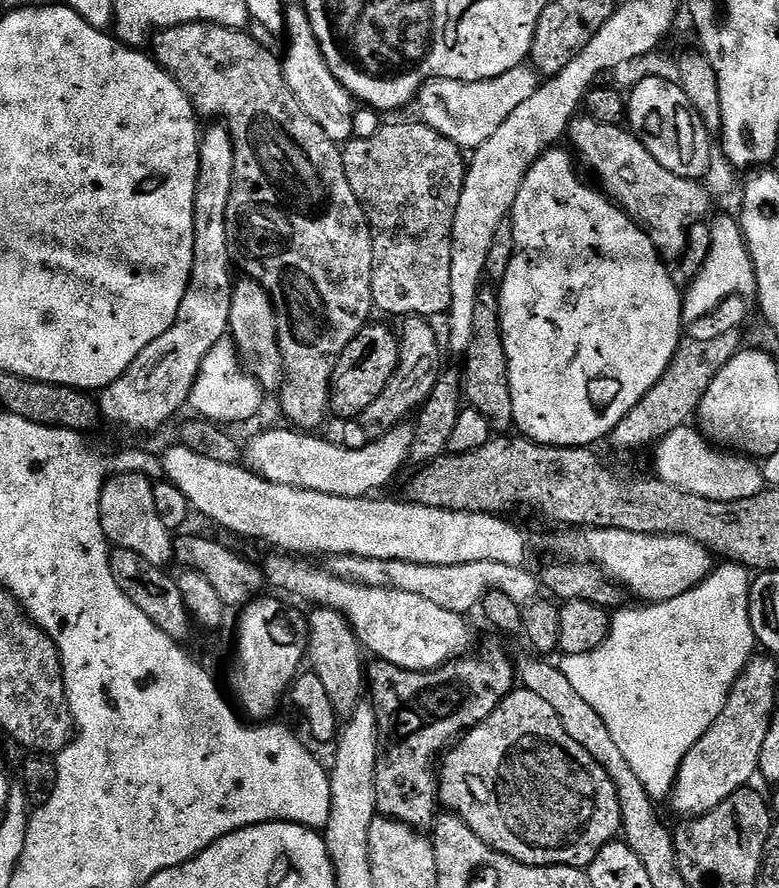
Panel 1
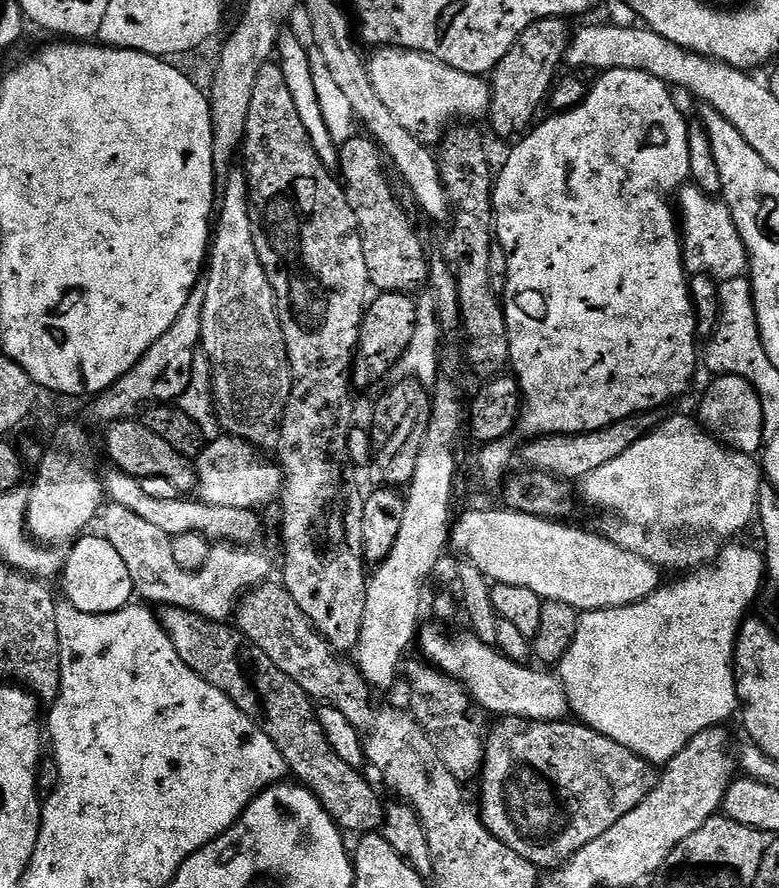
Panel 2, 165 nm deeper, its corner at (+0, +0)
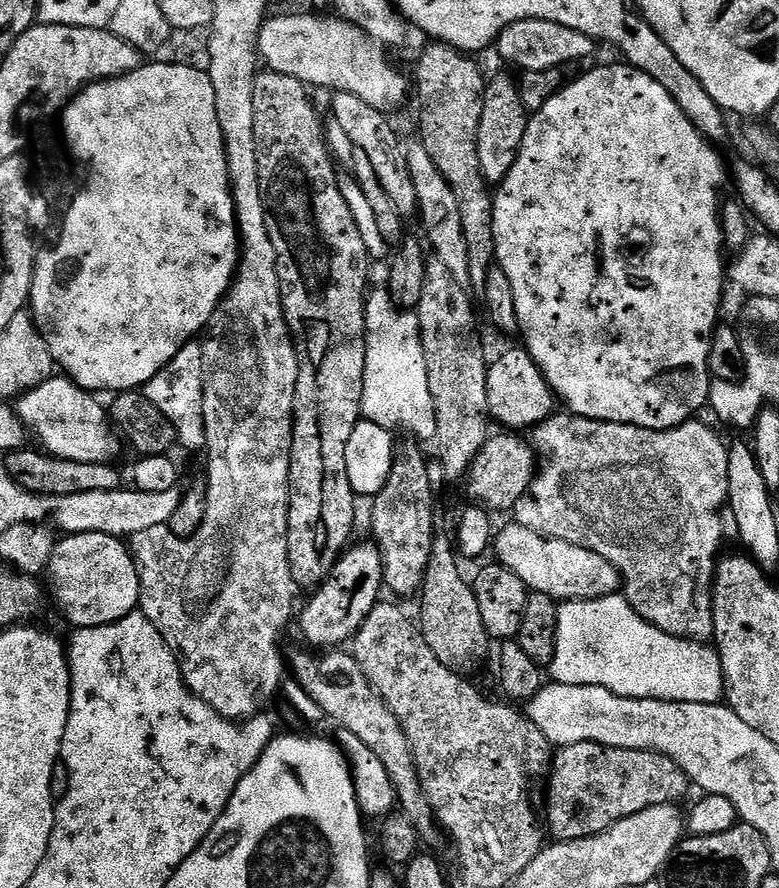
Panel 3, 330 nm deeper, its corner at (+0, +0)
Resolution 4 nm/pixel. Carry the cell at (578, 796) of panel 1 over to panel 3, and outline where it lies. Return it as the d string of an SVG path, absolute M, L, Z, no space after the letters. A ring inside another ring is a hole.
M594 742L563 745L550 761L547 780L548 796L560 804L560 828L569 840L596 836L650 806L680 802L690 789L684 771L657 752L604 748Z

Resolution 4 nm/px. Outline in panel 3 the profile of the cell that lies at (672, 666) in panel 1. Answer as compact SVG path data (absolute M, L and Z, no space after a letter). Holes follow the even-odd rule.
M620 594L593 600L565 600L557 607L556 649L552 655L550 671L555 683L602 686L626 698L703 704L719 704L725 699L724 671L715 647L704 642L683 640L658 630L642 619Z

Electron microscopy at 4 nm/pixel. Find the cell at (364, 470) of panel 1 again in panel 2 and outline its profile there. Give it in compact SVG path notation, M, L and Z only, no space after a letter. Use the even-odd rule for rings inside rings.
M221 434L204 445L204 452L195 457L196 482L199 499L210 506L250 508L260 510L263 504L281 495L282 475L279 463L263 460L255 444L237 436Z

